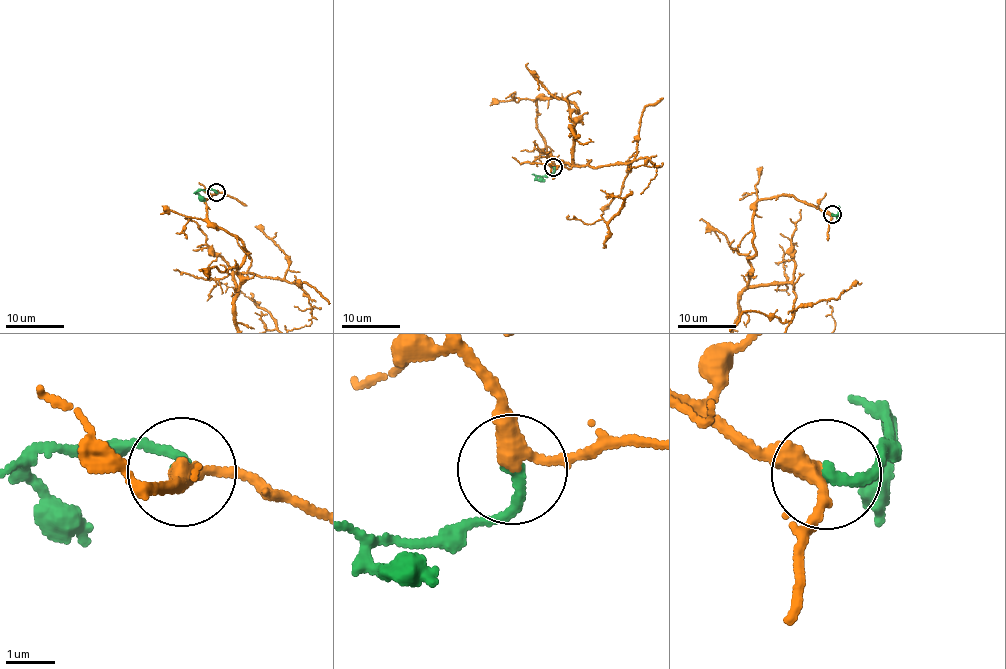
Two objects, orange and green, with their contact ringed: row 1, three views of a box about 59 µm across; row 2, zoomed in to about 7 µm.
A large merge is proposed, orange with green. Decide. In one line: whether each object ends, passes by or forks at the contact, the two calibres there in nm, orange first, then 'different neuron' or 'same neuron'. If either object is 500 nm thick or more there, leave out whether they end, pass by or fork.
orange passes by; green ends there; 320 nm thick on the orange side, 240 nm on the other; same neuron

